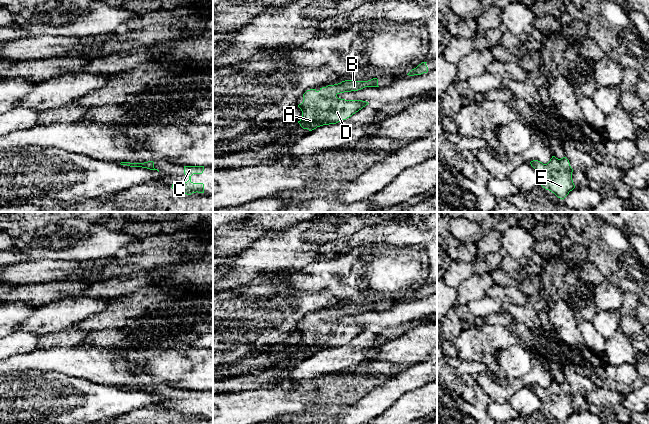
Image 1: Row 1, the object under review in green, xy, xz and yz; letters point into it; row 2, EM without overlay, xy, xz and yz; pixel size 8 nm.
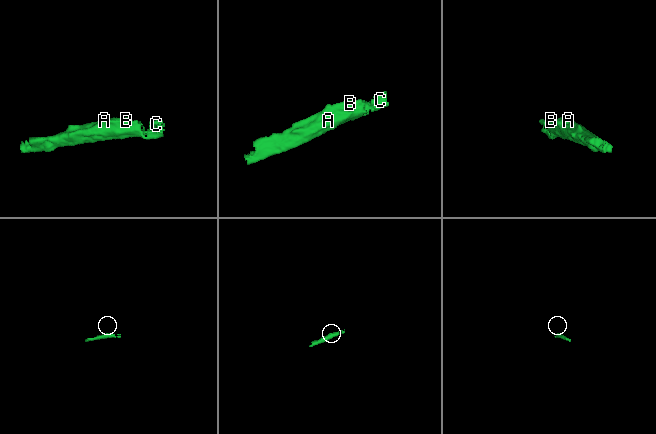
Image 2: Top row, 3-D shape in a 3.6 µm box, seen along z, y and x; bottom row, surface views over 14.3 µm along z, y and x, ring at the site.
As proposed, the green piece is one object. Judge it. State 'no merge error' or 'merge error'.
no merge error

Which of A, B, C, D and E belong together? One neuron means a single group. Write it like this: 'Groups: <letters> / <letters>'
Groups: A B C D E

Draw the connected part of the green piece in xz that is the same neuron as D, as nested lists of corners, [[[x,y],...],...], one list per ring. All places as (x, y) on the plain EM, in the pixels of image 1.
[[[373,302],[368,305],[345,304],[338,308],[322,311],[319,315],[316,313],[307,314],[303,318],[303,326],[298,329],[302,335],[302,341],[298,347],[303,353],[312,355],[323,349],[336,348],[346,344],[369,327],[362,324],[345,324],[338,322],[337,319],[344,316],[358,315],[365,311],[379,311],[378,303]]]

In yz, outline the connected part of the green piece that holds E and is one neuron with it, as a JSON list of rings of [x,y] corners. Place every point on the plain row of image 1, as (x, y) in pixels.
[[[552,380],[547,388],[538,384],[533,384],[530,388],[541,400],[541,410],[558,422],[563,424],[575,412],[572,404],[573,393],[566,381],[558,383]]]

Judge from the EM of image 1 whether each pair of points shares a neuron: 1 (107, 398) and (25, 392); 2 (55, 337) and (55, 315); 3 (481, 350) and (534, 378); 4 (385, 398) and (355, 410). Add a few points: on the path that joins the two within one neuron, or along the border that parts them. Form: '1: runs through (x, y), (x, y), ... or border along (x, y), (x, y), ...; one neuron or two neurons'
1: runs through (87, 398), (45, 398); one neuron
2: border along (73, 326), (41, 335); two neurons
3: runs through (492, 364), (507, 381), (520, 381); one neuron
4: runs through (378, 400), (362, 410); one neuron

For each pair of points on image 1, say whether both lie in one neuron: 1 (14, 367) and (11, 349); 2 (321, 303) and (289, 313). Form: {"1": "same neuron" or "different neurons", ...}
{"1": "different neurons", "2": "same neuron"}

